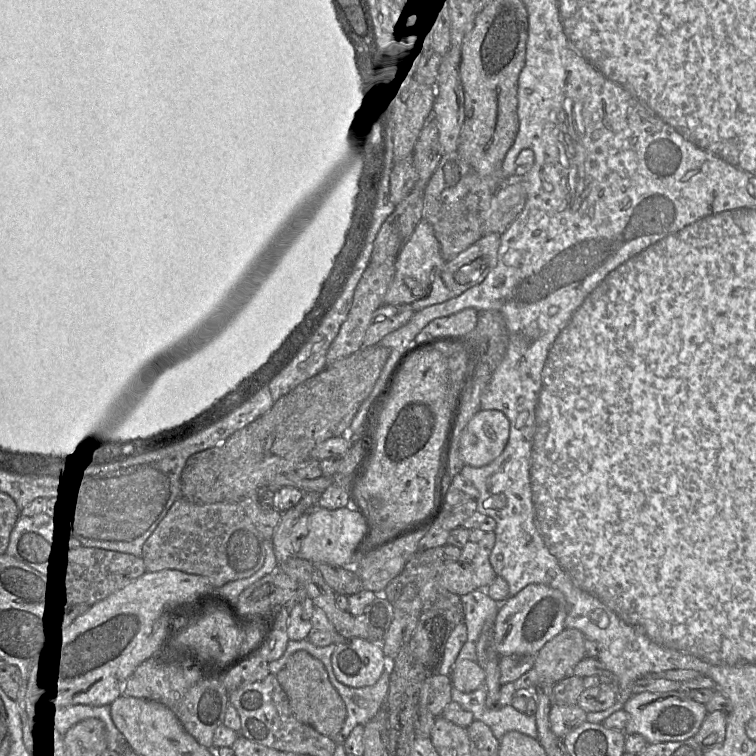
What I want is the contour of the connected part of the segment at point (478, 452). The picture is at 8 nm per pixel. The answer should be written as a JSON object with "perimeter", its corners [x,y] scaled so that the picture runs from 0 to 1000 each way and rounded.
{"perimeter":[[[634,542],[608,579],[608,603],[615,615],[639,618],[661,603],[671,589],[675,558],[659,542]]]}

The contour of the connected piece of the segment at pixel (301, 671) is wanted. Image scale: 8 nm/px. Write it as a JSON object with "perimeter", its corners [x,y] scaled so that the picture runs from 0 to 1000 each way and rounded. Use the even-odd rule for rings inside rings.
{"perimeter":[[[394,860],[381,870],[364,897],[377,914],[393,952],[442,979],[455,960],[459,939],[426,876],[403,860]]]}

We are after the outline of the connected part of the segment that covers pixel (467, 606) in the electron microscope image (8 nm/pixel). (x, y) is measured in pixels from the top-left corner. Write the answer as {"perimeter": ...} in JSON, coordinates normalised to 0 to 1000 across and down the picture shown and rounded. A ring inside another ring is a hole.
{"perimeter":[[[630,779],[608,788],[618,847],[610,857],[603,876],[612,873],[630,876],[630,851],[642,824],[655,824],[660,799],[649,792],[640,779]]]}

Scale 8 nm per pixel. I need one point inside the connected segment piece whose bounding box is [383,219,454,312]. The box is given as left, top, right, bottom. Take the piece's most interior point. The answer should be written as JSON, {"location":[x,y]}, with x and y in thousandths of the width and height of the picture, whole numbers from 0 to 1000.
{"location":[552,372]}

